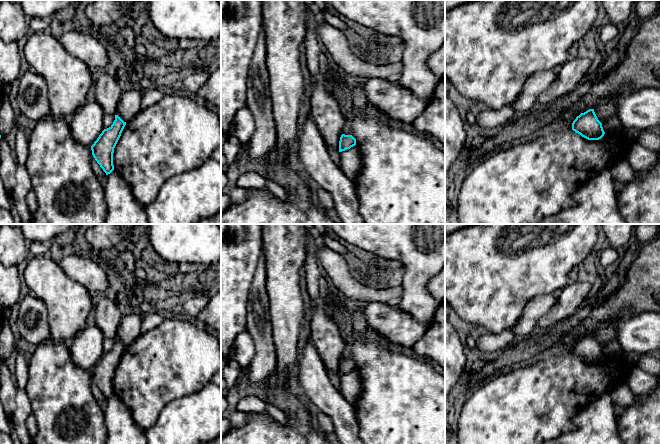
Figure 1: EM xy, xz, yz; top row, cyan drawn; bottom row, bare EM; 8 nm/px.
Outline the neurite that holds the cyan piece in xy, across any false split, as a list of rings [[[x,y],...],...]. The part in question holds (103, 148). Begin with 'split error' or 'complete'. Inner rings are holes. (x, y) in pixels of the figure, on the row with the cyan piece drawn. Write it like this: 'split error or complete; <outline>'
complete; [[[115,115],[113,124],[102,131],[97,140],[91,146],[92,155],[106,173],[110,174],[114,170],[113,153],[114,148],[126,125],[118,115]]]

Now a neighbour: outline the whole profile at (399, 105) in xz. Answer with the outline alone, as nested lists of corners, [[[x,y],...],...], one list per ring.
[[[368,79],[362,90],[370,110],[402,126],[412,124],[429,104],[410,90],[384,79]]]

